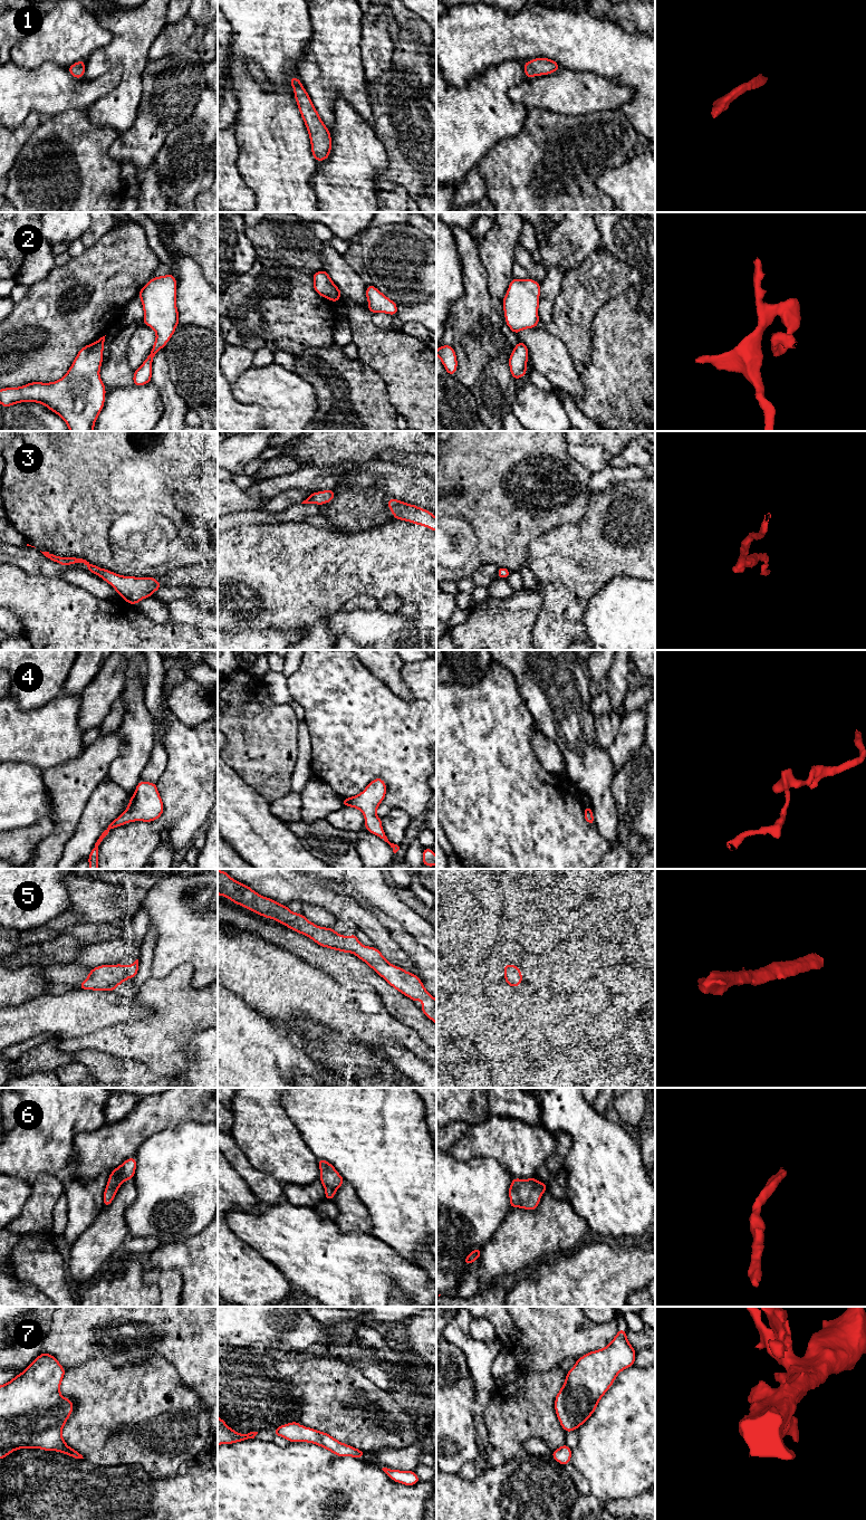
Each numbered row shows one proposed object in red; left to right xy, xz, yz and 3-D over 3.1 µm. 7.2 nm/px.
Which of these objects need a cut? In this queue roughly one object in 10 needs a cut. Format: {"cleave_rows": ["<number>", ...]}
{"cleave_rows": []}

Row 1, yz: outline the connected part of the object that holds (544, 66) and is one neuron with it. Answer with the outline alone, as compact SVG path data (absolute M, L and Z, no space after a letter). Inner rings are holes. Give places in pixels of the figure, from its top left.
M535 58L530 61L526 61L526 64L523 65L526 78L548 75L555 73L559 68L560 66L555 60L548 58Z

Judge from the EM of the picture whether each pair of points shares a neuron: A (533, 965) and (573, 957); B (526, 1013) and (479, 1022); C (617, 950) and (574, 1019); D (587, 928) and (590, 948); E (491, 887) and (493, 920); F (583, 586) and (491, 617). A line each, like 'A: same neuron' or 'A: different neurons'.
A: different neurons
B: different neurons
C: different neurons
D: different neurons
E: same neuron
F: different neurons

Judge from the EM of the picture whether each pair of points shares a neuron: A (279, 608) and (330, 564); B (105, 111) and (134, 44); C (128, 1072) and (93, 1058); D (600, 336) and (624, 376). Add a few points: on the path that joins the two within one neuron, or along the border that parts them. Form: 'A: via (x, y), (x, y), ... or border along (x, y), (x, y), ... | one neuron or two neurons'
A: via (291, 595), (318, 571) | one neuron
B: via (122, 96), (130, 88), (133, 60) | one neuron
C: via (119, 1068), (102, 1063) | one neuron
D: via (610, 346), (622, 357), (622, 366) | one neuron

